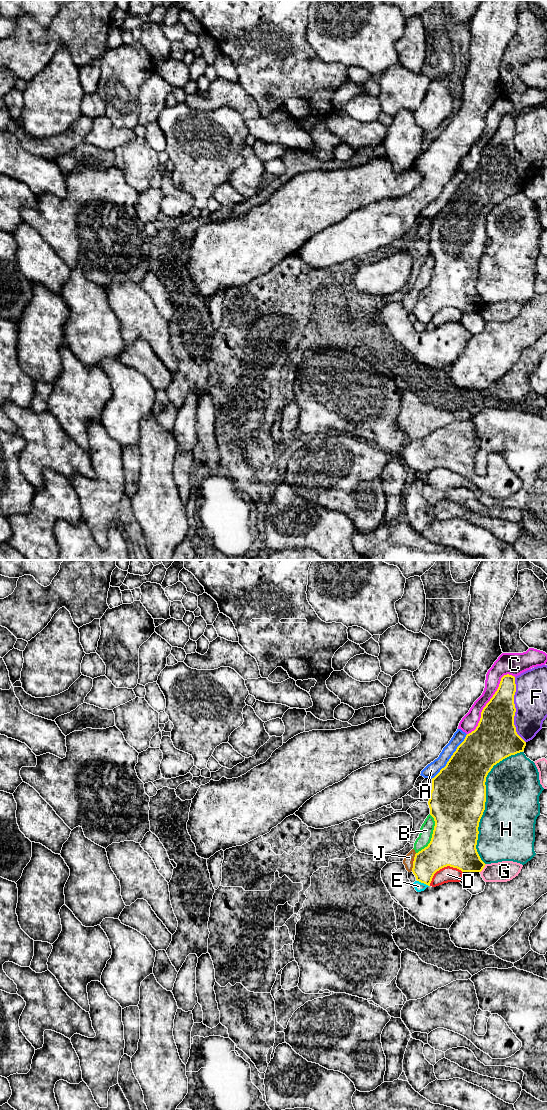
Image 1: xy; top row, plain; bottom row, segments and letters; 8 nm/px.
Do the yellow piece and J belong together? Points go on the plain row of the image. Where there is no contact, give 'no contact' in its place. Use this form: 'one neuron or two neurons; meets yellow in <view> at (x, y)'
two neurons; meets yellow in xy at (413, 307)

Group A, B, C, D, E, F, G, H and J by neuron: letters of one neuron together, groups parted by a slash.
A / B D E J / C / F / G / H

